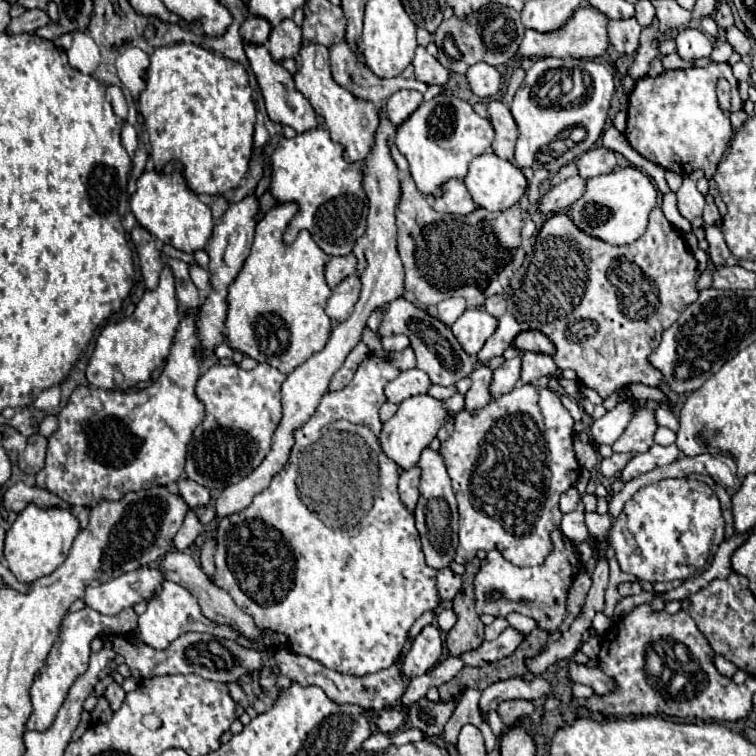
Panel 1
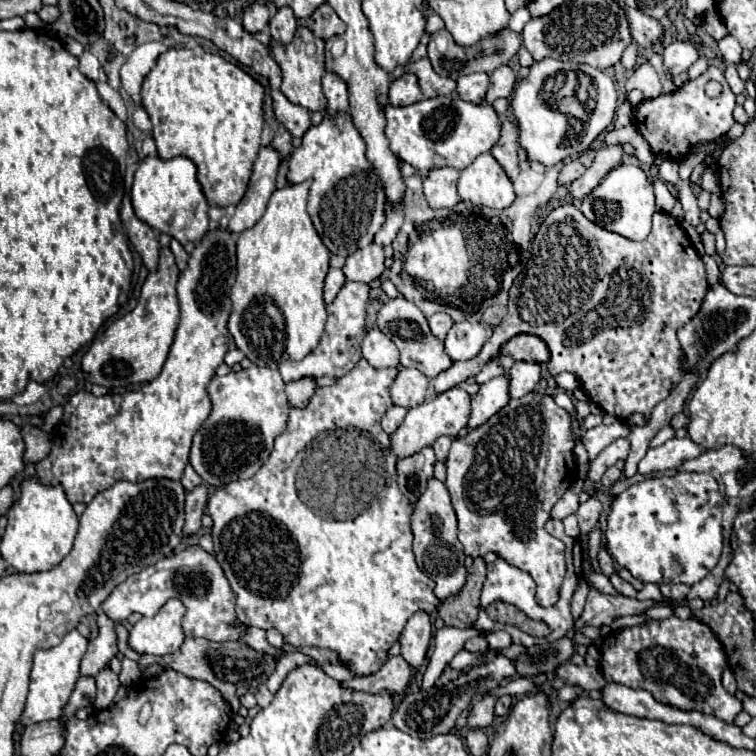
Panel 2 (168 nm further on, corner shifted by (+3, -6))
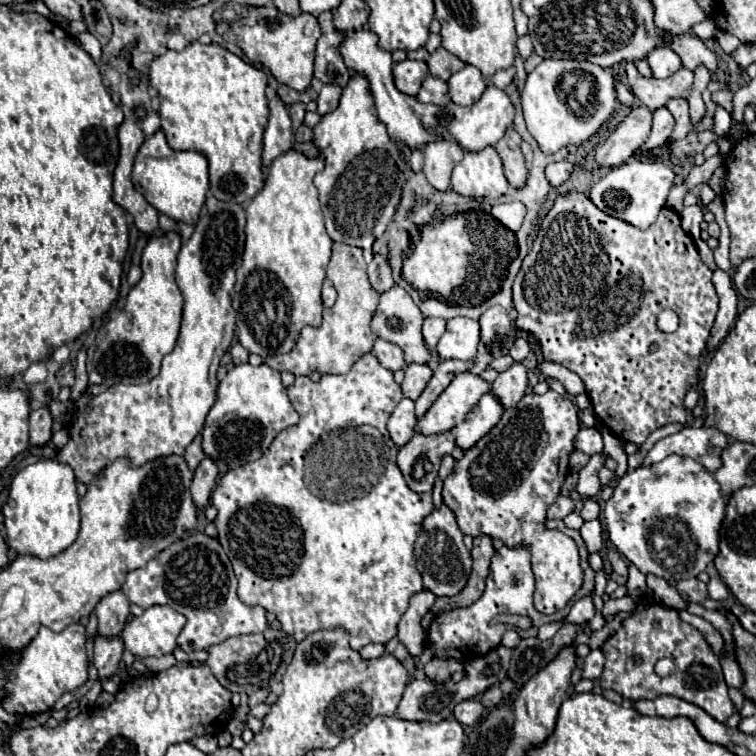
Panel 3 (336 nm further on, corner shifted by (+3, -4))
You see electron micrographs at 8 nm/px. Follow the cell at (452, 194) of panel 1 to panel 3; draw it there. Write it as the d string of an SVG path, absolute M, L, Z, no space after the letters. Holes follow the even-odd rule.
M434 141L424 149L424 175L428 183L438 191L450 189L450 175L454 165L462 159L464 151L450 141Z

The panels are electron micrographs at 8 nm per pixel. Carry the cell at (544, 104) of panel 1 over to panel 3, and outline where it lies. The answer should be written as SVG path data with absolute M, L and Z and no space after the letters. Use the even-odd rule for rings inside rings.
M544 59L532 73L528 73L528 79L524 83L524 89L520 91L520 97L522 97L522 111L524 111L524 119L526 119L526 125L528 125L528 131L532 133L532 137L536 139L538 147L542 149L544 155L554 155L556 151L560 151L562 147L568 147L568 145L580 145L584 141L588 141L608 119L610 115L614 113L614 107L616 107L616 89L614 89L614 77L594 65L594 63L588 63L588 61L564 61L564 59ZM576 69L582 69L582 71L588 71L592 77L594 77L594 83L596 83L596 93L594 93L594 113L584 121L584 119L578 119L566 105L566 101L558 95L556 91L556 85L560 81L560 77L564 73L570 73L570 71L576 71Z

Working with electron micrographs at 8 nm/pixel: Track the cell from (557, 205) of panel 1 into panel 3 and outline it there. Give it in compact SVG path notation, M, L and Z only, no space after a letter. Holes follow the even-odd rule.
M640 105L632 107L630 115L616 127L616 131L606 139L602 147L596 151L598 167L618 167L626 163L634 151L648 141L648 133L652 129L652 113Z

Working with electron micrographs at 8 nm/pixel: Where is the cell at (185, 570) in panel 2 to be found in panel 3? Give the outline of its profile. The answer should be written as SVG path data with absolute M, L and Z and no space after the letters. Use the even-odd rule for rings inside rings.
M192 533L188 539L172 543L172 547L160 555L162 557L152 559L148 565L130 571L126 575L126 583L122 585L122 593L130 603L136 603L142 609L154 605L170 605L182 613L186 617L184 643L178 643L182 651L208 649L210 645L216 645L228 637L262 633L268 629L264 609L246 607L238 599L238 581L218 539L212 539L204 533Z

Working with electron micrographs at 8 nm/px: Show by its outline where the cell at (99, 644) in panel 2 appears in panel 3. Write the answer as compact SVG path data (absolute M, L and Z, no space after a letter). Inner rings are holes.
M122 591L110 593L100 599L100 603L94 609L94 615L98 619L100 637L116 637L122 633L122 629L126 625L126 617L130 615L128 605L130 603Z

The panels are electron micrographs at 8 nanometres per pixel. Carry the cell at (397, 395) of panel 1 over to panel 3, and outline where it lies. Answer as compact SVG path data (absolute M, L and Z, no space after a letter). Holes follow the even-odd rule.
M412 363L406 367L406 377L402 381L402 393L404 397L416 401L420 397L420 393L424 391L424 387L428 385L432 377L432 369L428 365L418 365L418 363Z

